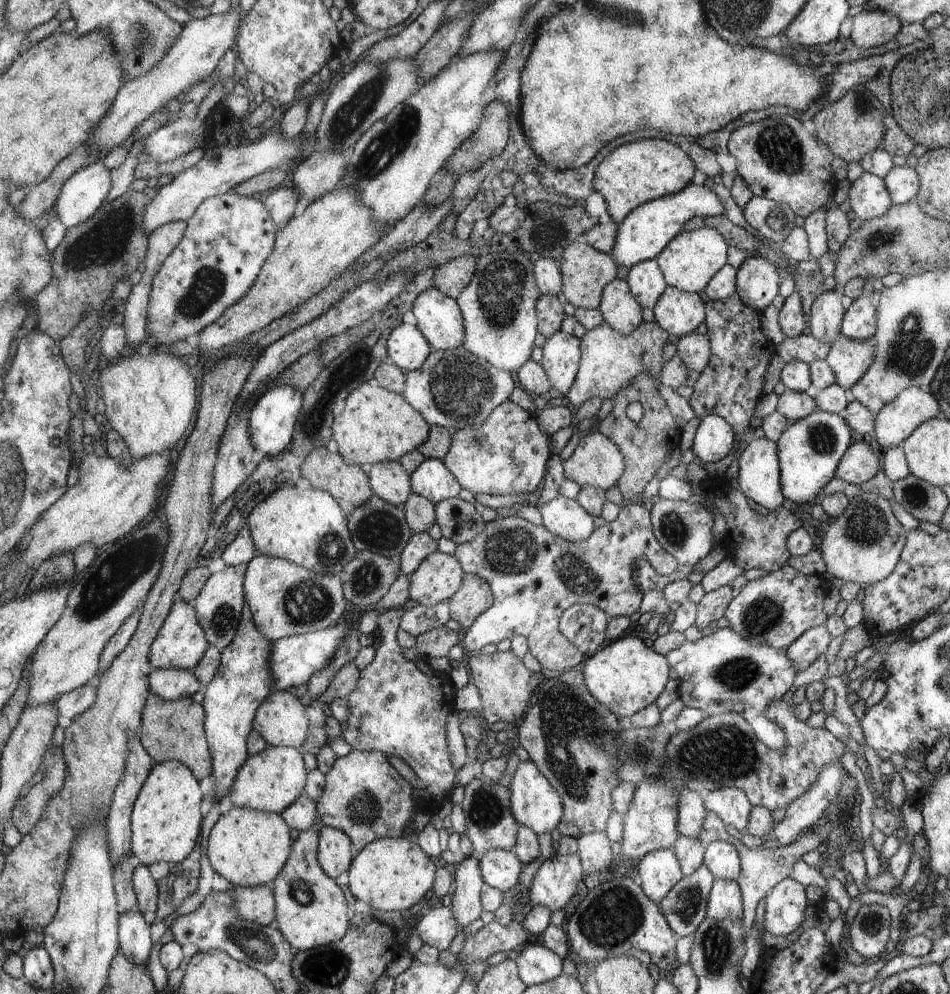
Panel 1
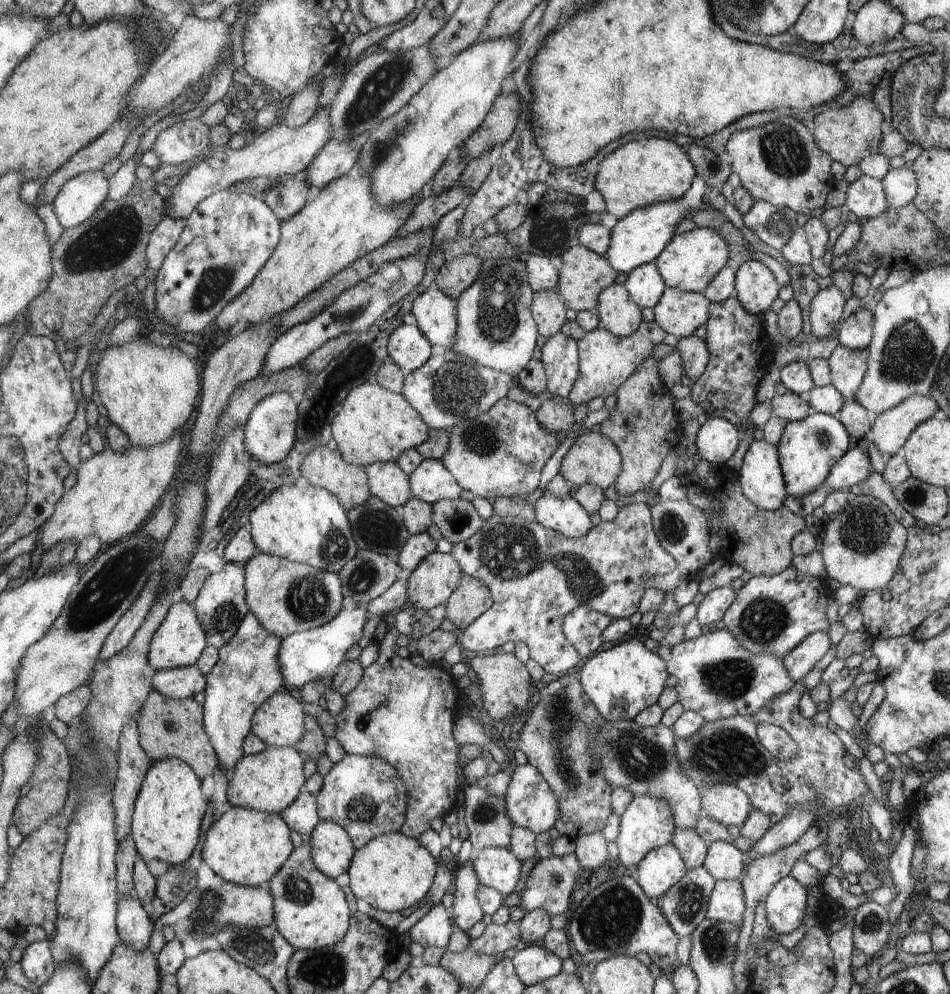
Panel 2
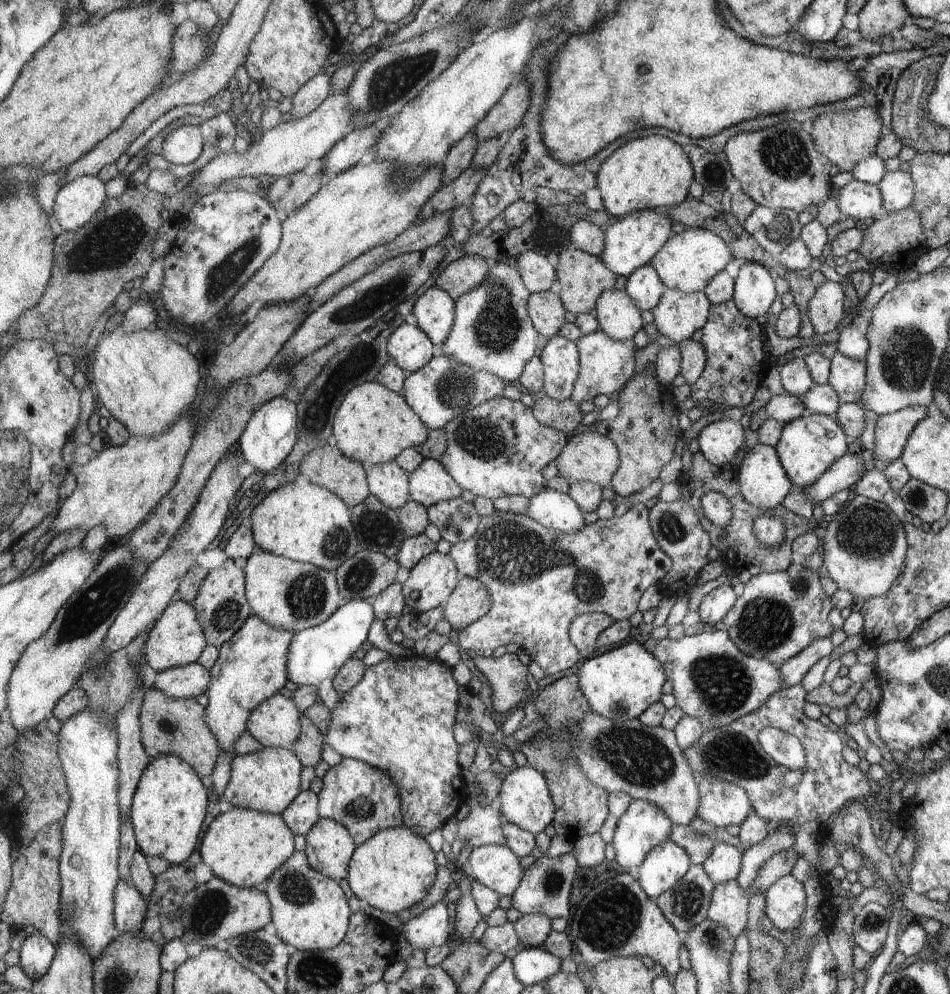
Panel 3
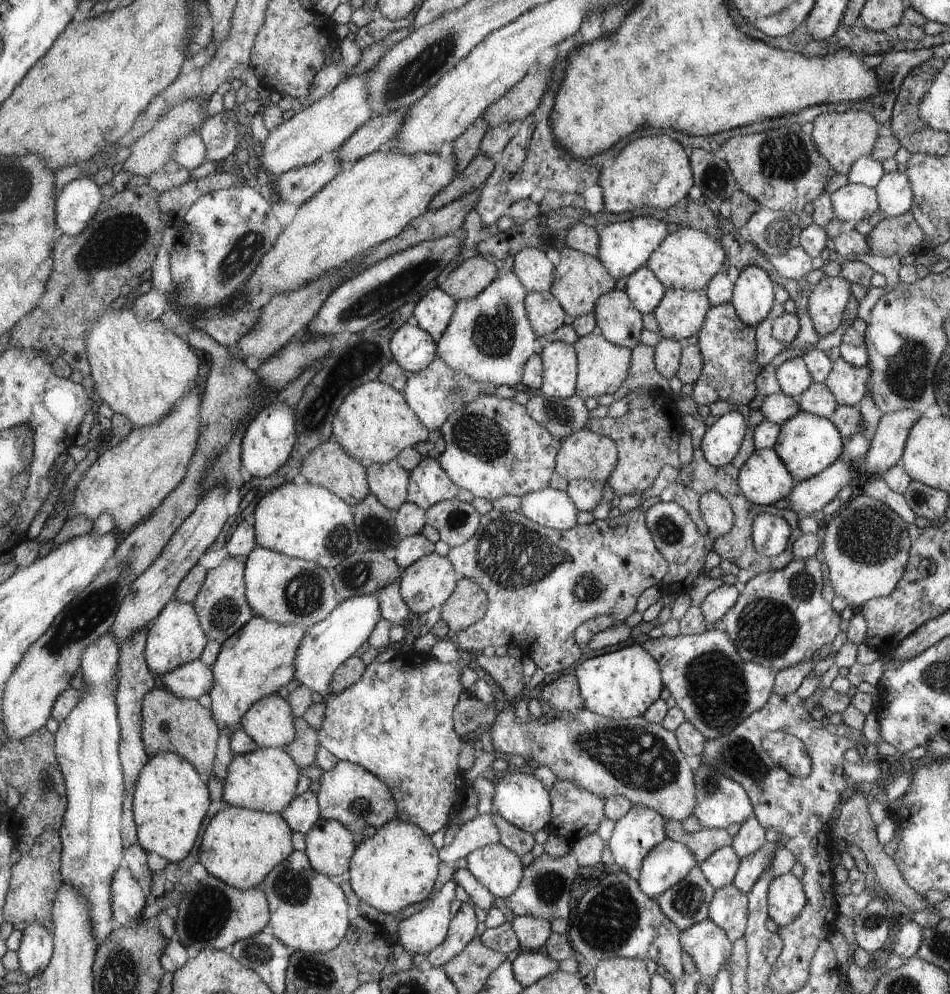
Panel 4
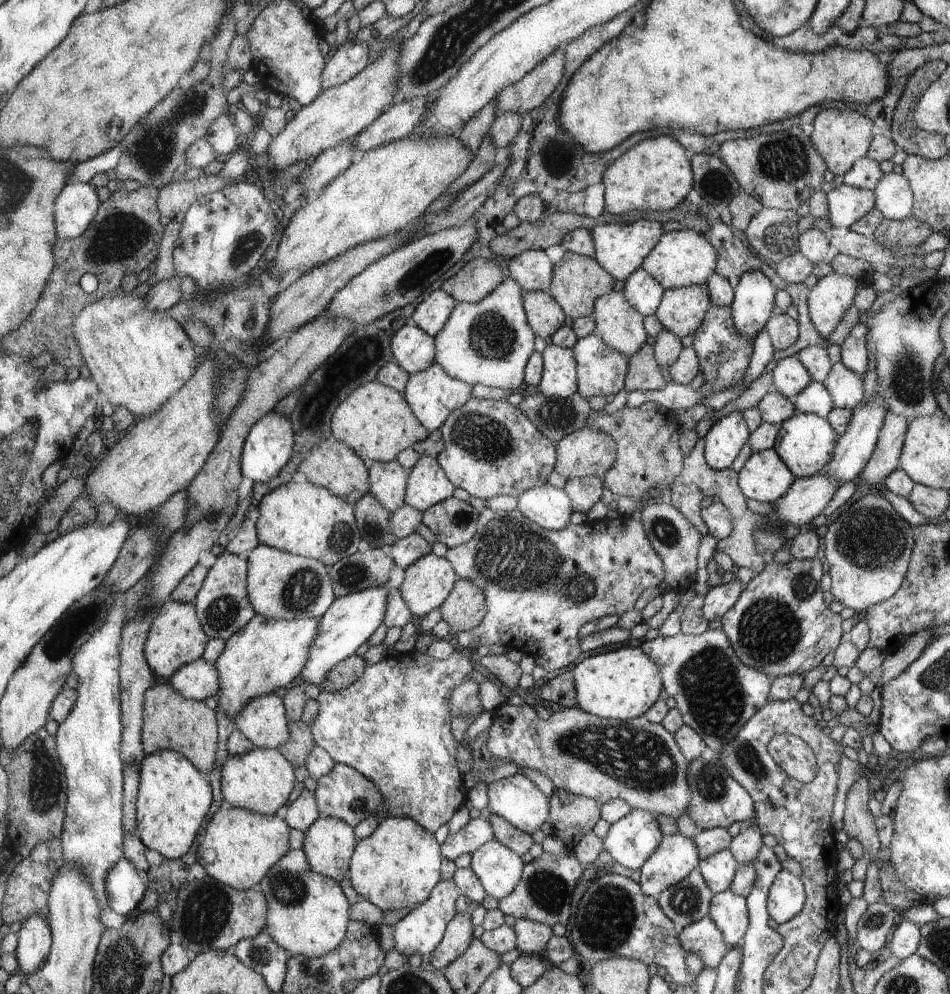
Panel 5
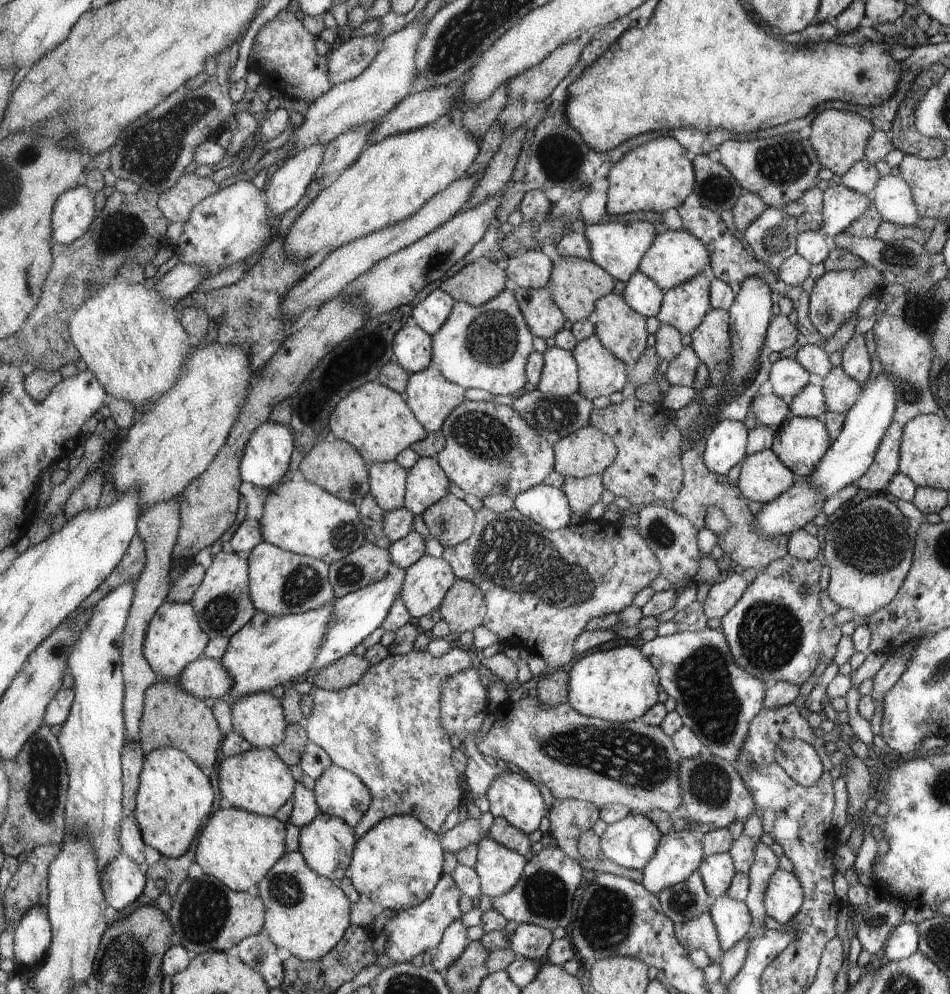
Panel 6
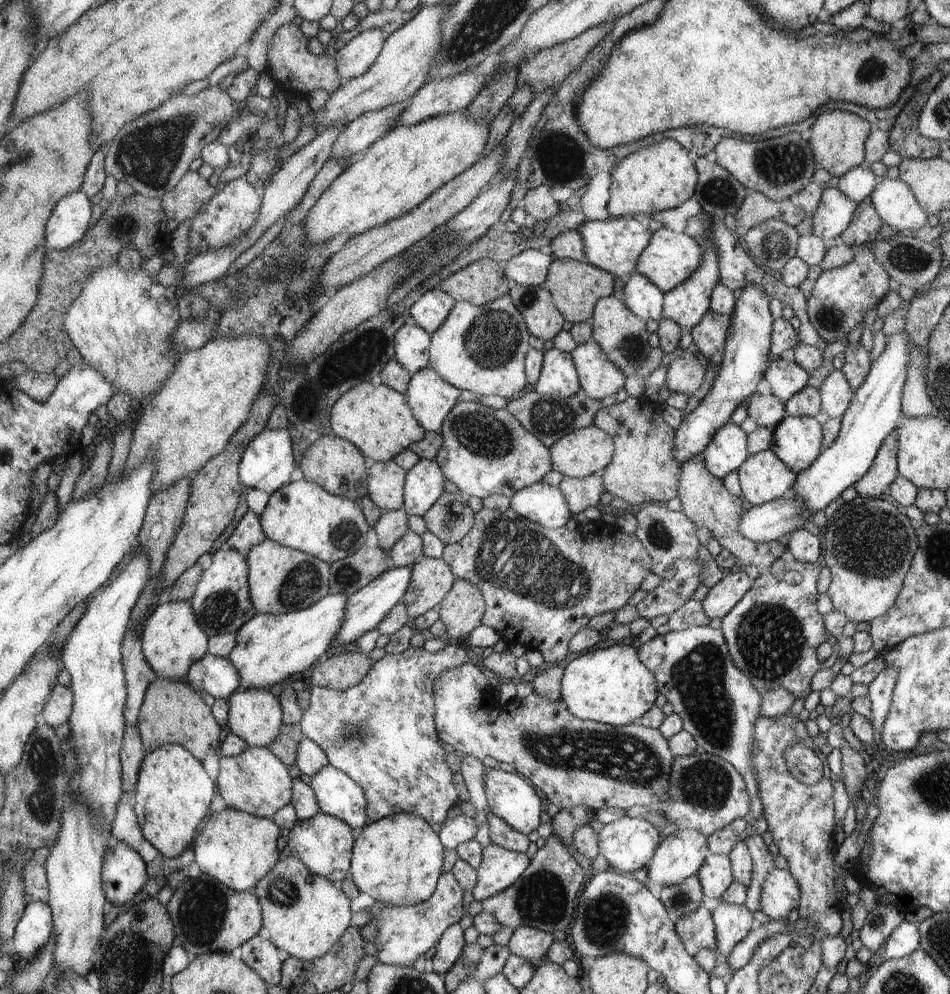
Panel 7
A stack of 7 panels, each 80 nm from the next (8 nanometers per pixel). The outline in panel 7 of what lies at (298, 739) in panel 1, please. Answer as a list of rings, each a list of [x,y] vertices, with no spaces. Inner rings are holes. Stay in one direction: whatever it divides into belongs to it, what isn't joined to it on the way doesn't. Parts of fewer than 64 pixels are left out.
[[[252,688],[234,692],[228,699],[226,726],[235,736],[242,738],[249,747],[268,747],[279,739],[283,725],[283,708],[279,698],[268,689]]]

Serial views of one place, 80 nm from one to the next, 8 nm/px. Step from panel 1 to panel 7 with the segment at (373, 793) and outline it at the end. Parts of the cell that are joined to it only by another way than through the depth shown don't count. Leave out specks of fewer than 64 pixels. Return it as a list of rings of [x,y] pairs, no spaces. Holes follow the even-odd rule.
[[[331,765],[324,766],[312,776],[310,787],[322,813],[338,817],[358,830],[370,822],[366,790],[347,773]]]

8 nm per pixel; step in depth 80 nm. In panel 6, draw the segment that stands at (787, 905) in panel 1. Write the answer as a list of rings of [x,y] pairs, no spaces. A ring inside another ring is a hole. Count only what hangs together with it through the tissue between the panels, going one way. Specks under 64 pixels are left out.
[[[776,870],[768,882],[767,892],[764,892],[767,916],[782,925],[790,924],[803,907],[804,894],[803,886],[794,872]]]

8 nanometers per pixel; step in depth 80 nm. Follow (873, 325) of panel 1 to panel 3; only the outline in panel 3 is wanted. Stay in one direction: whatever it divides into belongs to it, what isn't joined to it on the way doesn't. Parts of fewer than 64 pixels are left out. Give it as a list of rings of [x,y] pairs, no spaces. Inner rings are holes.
[[[853,314],[853,319],[840,333],[837,341],[837,350],[850,358],[865,360],[870,341],[867,330],[870,327],[867,314]]]

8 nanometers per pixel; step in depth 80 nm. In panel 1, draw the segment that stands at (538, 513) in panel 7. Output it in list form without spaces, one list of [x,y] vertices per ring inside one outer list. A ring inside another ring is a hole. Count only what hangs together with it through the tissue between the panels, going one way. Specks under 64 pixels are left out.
[[[556,497],[545,505],[539,505],[538,509],[543,527],[564,540],[579,543],[595,531],[591,513],[579,501]]]

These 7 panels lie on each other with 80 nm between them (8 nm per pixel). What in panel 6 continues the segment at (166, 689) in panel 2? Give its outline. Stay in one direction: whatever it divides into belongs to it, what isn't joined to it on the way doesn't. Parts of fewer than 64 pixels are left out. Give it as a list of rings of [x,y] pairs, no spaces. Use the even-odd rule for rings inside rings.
[[[202,656],[184,668],[177,678],[186,692],[200,699],[222,699],[232,693],[234,682],[231,673],[221,660]]]

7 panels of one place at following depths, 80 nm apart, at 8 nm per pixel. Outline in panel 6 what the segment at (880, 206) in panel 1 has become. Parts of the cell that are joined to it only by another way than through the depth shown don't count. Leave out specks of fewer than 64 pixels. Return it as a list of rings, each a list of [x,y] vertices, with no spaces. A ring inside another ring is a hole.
[[[830,186],[823,193],[820,231],[827,237],[844,232],[872,203],[871,195],[860,194],[846,186]]]

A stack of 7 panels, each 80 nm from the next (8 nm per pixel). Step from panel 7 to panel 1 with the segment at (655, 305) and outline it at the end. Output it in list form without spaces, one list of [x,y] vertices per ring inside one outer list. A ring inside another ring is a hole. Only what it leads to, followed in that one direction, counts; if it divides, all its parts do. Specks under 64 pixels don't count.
[[[648,259],[630,267],[626,280],[630,292],[642,308],[653,309],[667,290],[667,282],[656,259]]]

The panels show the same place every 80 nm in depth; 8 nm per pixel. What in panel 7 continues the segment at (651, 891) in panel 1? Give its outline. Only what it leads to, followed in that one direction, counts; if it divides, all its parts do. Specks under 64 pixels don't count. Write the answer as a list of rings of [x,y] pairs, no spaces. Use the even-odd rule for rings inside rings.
[[[694,829],[676,831],[663,838],[646,868],[648,884],[678,884],[696,875],[710,854],[704,833]]]

